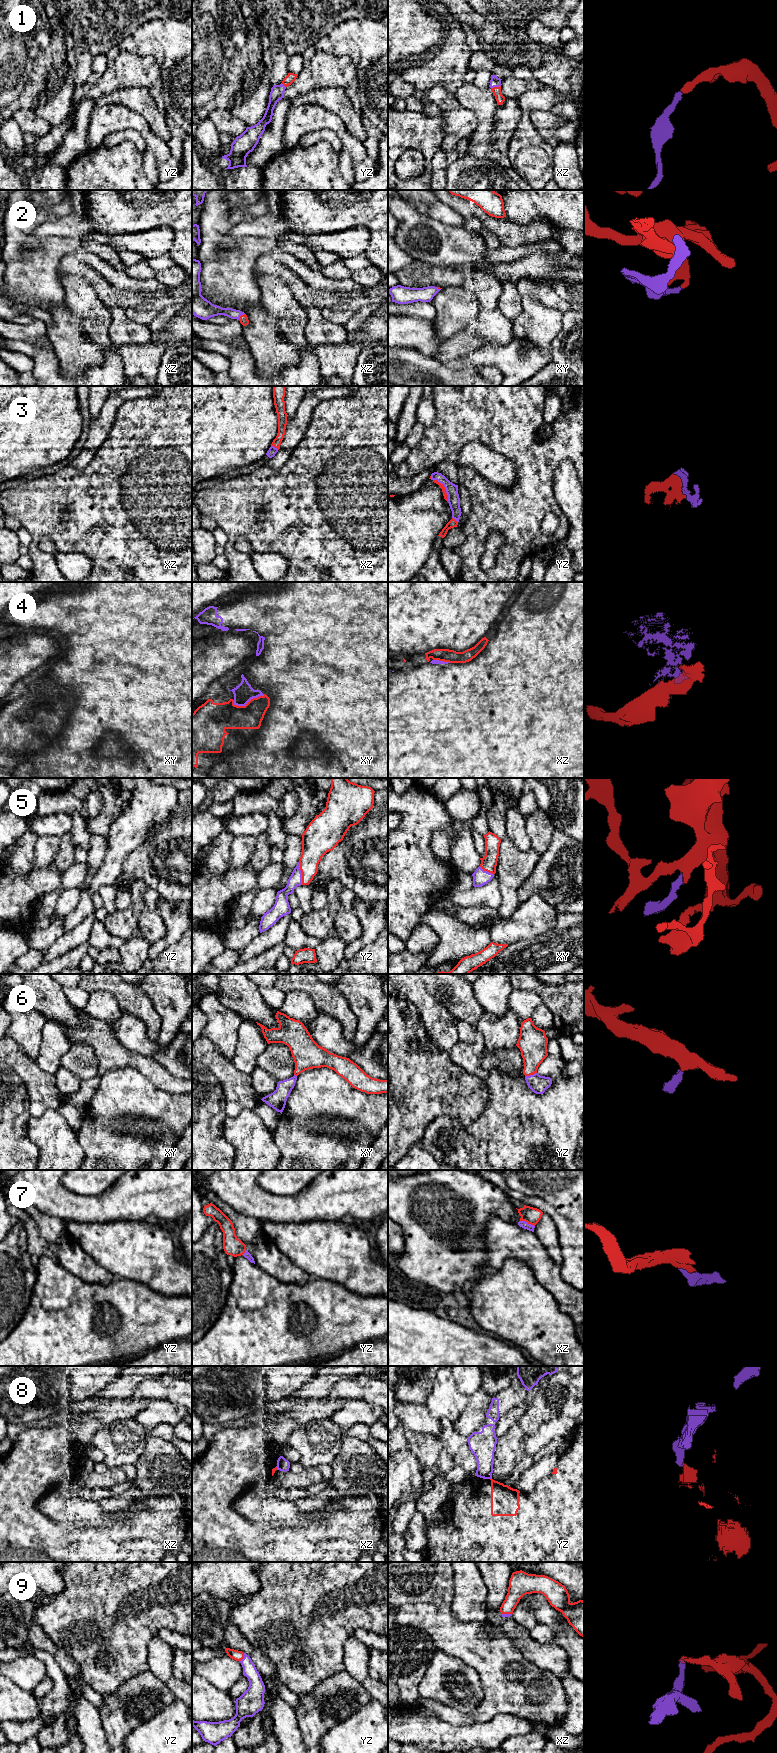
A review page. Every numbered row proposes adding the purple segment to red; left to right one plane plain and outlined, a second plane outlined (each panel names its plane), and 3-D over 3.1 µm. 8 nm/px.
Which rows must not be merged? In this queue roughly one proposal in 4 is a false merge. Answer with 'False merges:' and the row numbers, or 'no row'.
False merges: 4, 8

